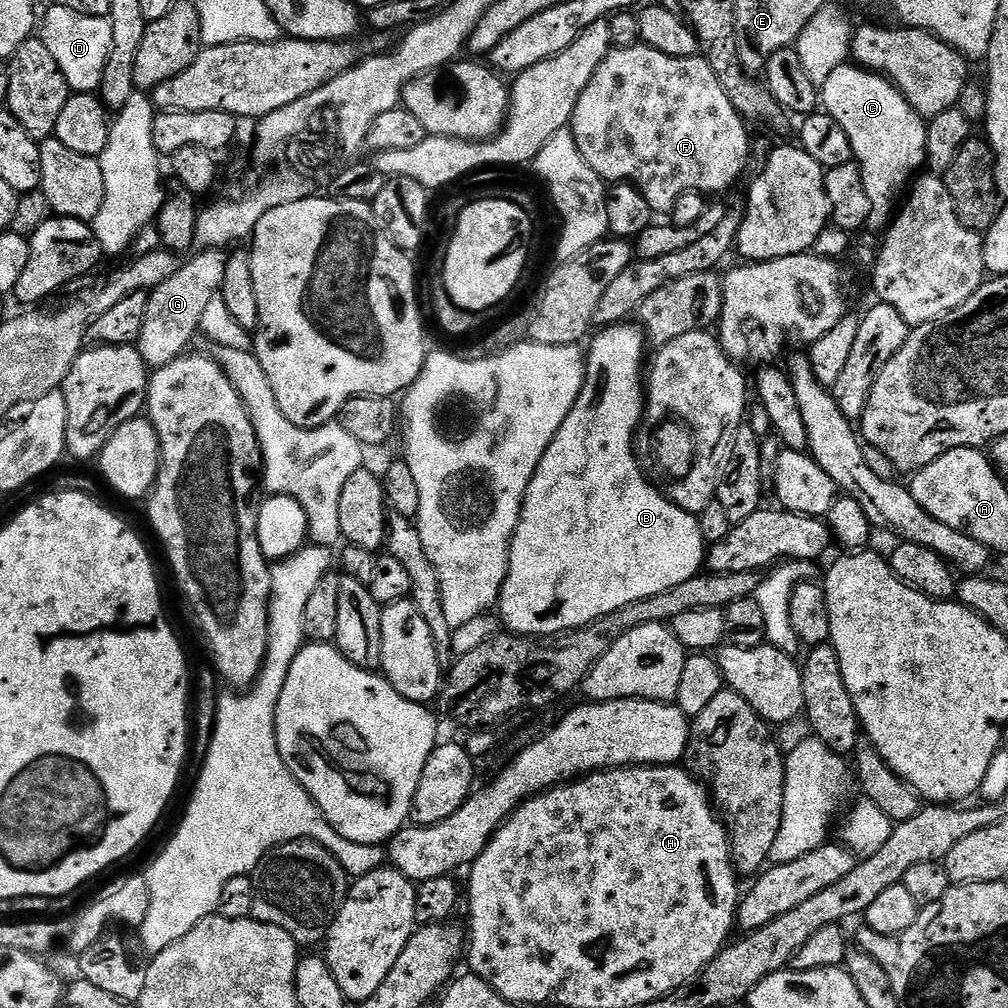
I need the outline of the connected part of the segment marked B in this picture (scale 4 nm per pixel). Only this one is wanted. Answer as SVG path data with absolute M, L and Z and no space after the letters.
M620 324L617 328L608 328L593 335L592 349L586 352L586 367L584 370L584 385L570 410L566 414L566 422L558 430L554 442L542 454L542 462L538 462L538 470L530 482L524 495L524 504L520 508L520 521L516 532L512 535L512 545L508 551L508 573L500 591L498 601L498 616L503 627L509 633L518 636L556 636L560 632L570 632L573 628L581 628L602 619L606 614L614 614L614 610L622 610L630 602L638 602L650 598L654 594L662 594L662 590L670 590L690 578L694 578L705 567L706 545L702 538L699 519L693 513L687 512L680 505L672 503L667 495L664 496L644 477L642 467L634 447L638 429L644 419L646 403L646 360L644 364L644 348L646 337L639 327L631 328L628 324Z

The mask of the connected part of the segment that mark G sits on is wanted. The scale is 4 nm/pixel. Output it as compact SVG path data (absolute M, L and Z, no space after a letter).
M210 248L195 253L192 258L172 278L148 292L146 322L142 322L138 347L149 369L166 366L189 351L190 345L200 332L203 310L222 286L229 258L227 251Z

